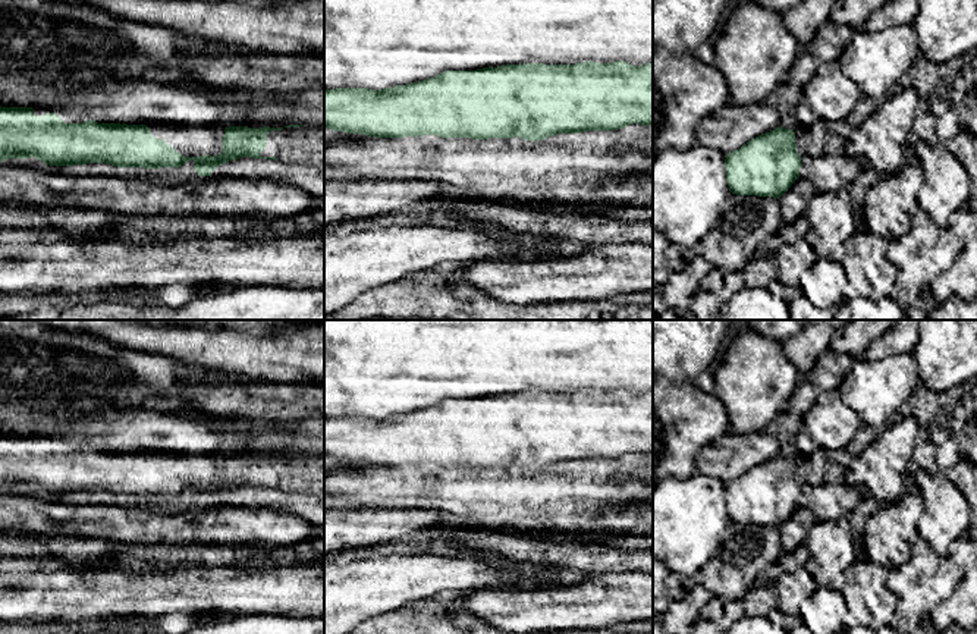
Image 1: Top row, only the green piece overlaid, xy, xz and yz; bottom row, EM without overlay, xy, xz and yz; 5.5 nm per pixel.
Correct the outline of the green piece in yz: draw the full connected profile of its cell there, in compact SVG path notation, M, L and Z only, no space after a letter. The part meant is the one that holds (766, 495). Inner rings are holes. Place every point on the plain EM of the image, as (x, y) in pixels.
M794 458L761 462L725 487L729 520L738 524L783 524L799 506L801 484Z

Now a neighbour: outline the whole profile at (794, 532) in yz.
M798 506L791 517L779 525L779 534L785 553L794 553L805 543L810 528L816 524L814 515L802 506Z

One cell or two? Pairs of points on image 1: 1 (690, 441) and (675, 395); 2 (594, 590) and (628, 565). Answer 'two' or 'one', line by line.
1: one
2: two

